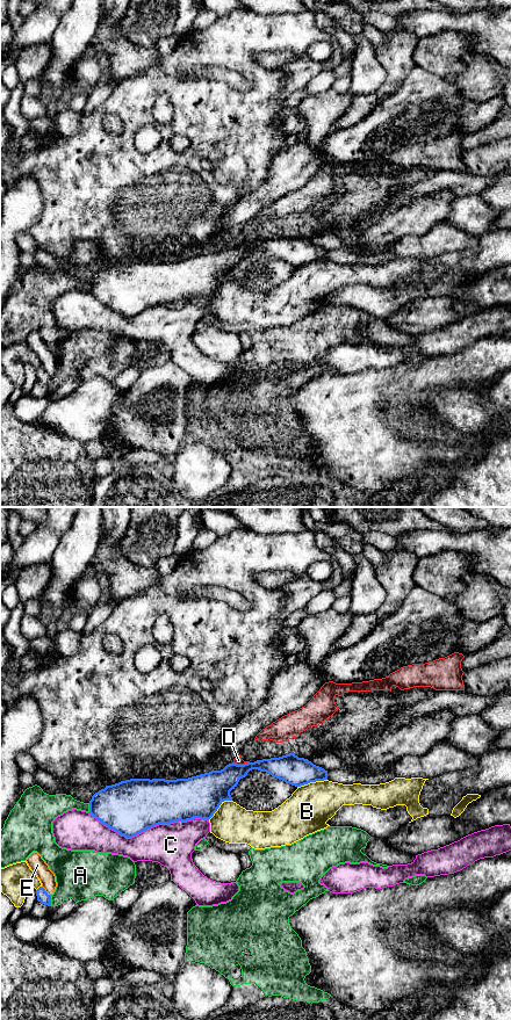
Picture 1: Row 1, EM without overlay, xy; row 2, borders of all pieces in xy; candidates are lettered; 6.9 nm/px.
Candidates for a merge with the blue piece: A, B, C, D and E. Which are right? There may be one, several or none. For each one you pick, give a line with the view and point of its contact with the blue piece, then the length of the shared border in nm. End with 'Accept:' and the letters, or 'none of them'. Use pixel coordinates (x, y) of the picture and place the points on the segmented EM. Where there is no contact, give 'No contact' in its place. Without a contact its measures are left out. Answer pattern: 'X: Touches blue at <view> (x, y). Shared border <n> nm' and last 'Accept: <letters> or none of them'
Accept: none of them

